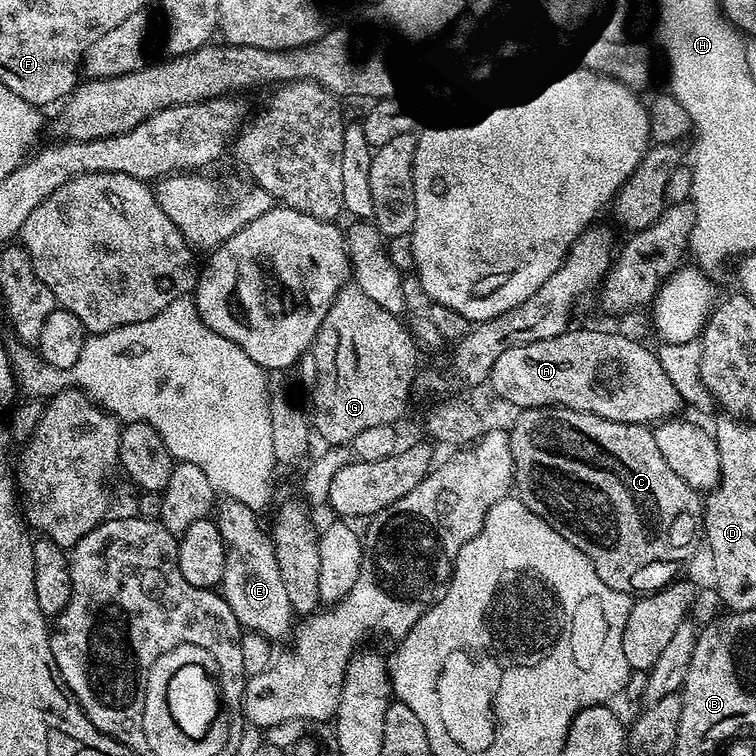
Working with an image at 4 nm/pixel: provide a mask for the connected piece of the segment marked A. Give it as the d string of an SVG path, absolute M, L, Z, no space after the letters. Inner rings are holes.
M592 328L567 330L562 335L546 341L530 342L526 346L514 346L494 362L488 371L488 384L516 410L526 408L569 408L589 412L614 422L627 424L655 425L673 419L682 408L678 390L670 382L669 375L662 368L657 353L648 349L640 340L624 337L617 330L595 332Z

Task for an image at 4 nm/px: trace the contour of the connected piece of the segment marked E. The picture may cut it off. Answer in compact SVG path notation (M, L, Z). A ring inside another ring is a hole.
M229 499L223 503L219 505L220 513L218 508L214 519L228 550L222 581L224 601L230 610L234 610L234 618L238 618L241 629L248 631L249 628L268 640L287 637L294 628L294 613L290 598L286 598L286 582L282 582L282 570L278 568L271 535L260 525L261 517L250 510L250 506Z

